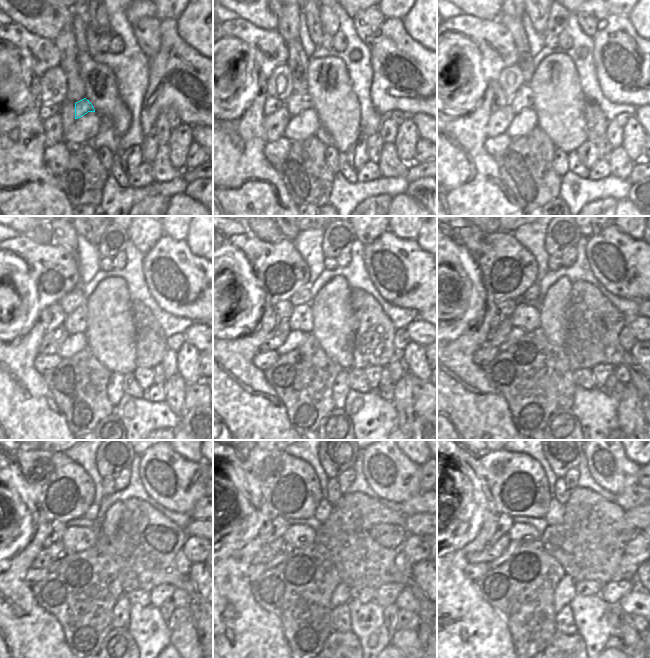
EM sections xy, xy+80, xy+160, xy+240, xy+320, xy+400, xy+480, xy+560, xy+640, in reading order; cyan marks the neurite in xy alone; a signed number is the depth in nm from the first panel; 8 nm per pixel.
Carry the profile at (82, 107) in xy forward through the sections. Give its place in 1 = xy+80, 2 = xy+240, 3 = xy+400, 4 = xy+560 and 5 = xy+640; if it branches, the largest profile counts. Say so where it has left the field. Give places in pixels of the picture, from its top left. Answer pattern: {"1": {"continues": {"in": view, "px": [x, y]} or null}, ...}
{"1": {"continues": {"in": "xy+80", "px": [296, 103]}}, "2": {"continues": {"in": "xy+240", "px": [76, 321]}}, "3": {"continues": {"in": "xy+400", "px": [526, 317]}}, "4": {"continues": {"in": "xy+560", "px": [299, 536]}}, "5": {"continues": {"in": "xy+640", "px": [523, 534]}}}

